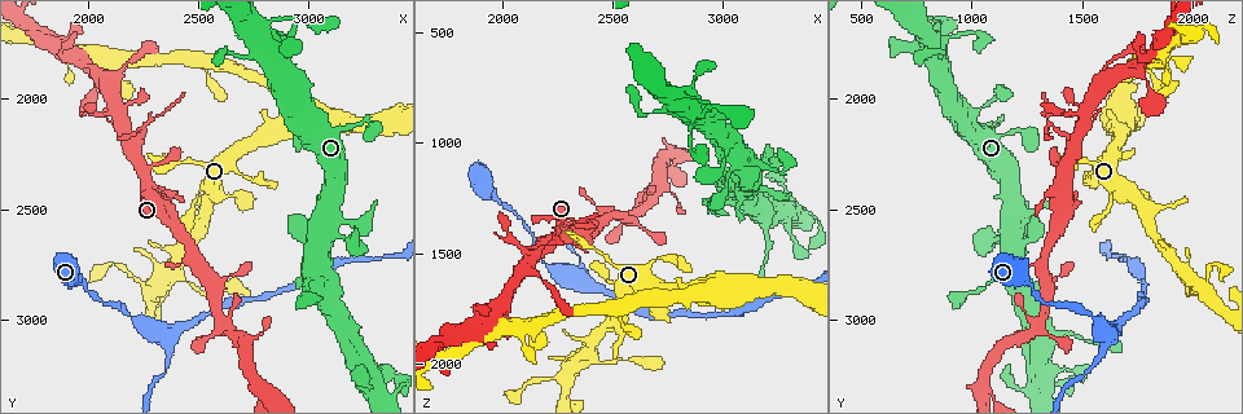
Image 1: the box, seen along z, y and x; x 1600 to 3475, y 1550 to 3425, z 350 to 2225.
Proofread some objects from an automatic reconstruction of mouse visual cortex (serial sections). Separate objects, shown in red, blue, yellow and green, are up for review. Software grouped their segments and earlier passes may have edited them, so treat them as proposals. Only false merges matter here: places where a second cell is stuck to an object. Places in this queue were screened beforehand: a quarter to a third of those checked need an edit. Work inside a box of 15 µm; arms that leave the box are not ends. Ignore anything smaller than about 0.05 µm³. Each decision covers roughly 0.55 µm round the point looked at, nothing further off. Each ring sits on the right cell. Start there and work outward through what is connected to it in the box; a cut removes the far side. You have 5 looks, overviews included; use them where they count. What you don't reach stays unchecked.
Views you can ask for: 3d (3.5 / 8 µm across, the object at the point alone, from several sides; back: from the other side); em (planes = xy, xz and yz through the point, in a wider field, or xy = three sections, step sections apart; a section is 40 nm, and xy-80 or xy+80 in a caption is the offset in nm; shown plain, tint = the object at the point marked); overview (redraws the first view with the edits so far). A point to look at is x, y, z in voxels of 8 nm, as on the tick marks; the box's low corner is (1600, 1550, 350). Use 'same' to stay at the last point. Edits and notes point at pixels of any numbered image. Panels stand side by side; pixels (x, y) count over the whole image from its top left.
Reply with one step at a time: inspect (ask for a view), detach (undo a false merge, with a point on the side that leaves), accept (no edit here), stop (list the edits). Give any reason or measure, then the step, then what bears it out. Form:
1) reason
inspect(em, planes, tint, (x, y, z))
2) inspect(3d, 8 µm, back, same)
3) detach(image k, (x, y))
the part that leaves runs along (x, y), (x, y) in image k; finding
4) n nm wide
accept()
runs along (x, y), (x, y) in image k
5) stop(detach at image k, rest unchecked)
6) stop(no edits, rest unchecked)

branch point
inspect(3d, 3.5 µm, (2320, 2480, 1420))

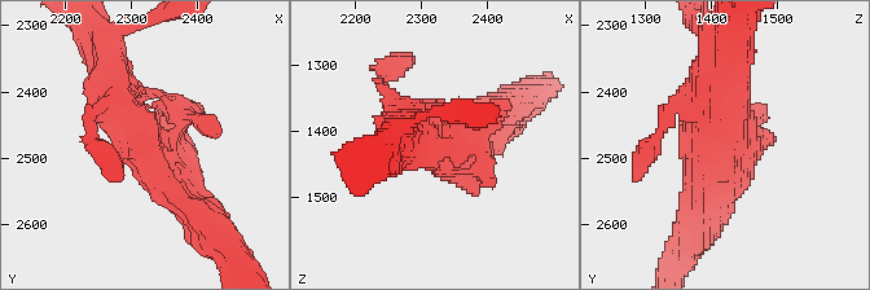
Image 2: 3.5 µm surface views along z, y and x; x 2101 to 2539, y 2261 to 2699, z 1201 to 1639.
inspect(em, xy, step 1, tint, (2325, 2480, 1425))

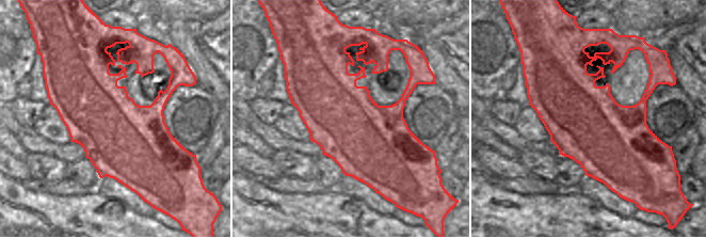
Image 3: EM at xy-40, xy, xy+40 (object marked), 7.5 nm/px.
accept()
runs along (99, 110), (119, 110), (202, 214) in image 2; continuous, no second cell

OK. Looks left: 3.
abrupt turn
inspect(3d, 8 µm, (2260, 2140, 1370))

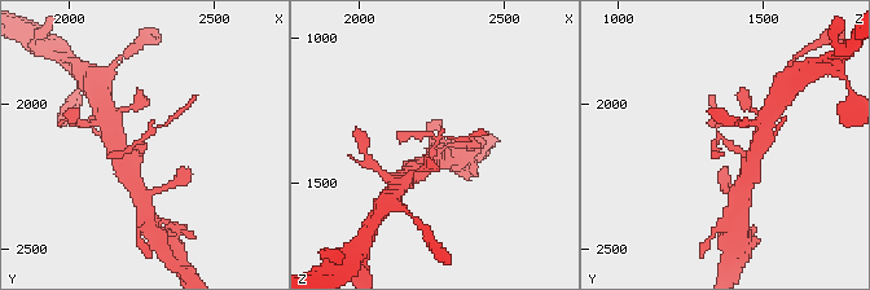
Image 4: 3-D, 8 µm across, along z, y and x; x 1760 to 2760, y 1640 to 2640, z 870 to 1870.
shape alone is not enough
inspect(em, xy, step 2, tint, (2260, 2120, 1370))

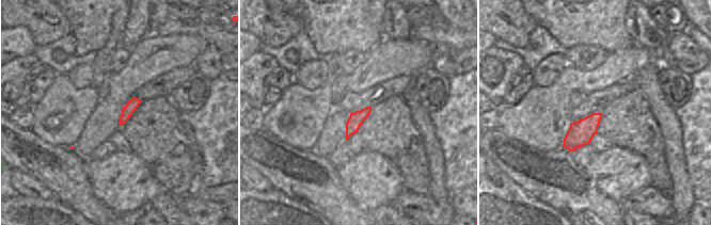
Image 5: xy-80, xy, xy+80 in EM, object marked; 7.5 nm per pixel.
accept()
runs along (750, 166), (724, 140), (715, 153) in image 4; one cell here

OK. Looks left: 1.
stop(no edits, rest unchecked)

